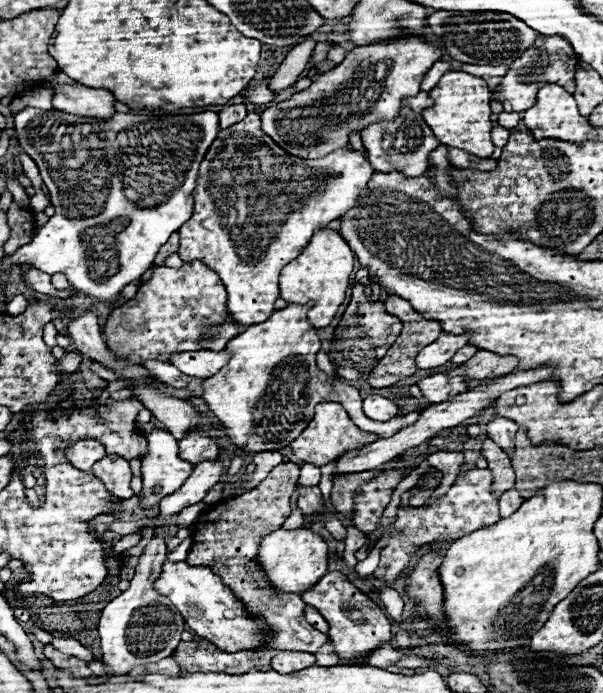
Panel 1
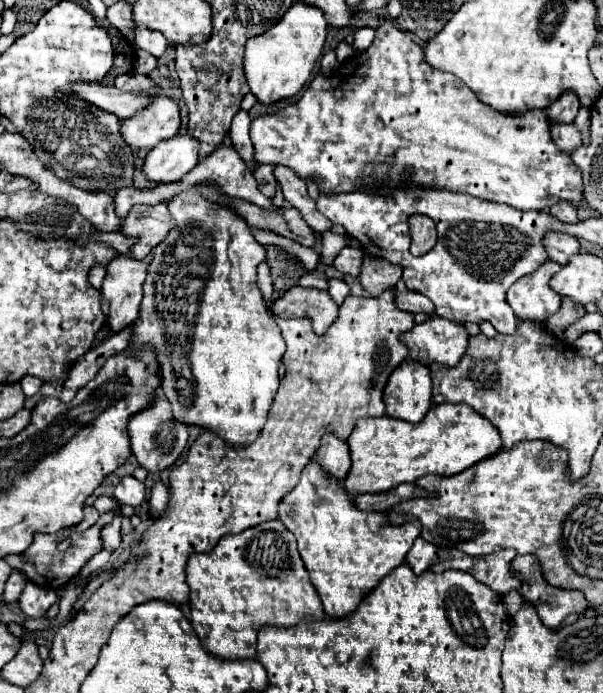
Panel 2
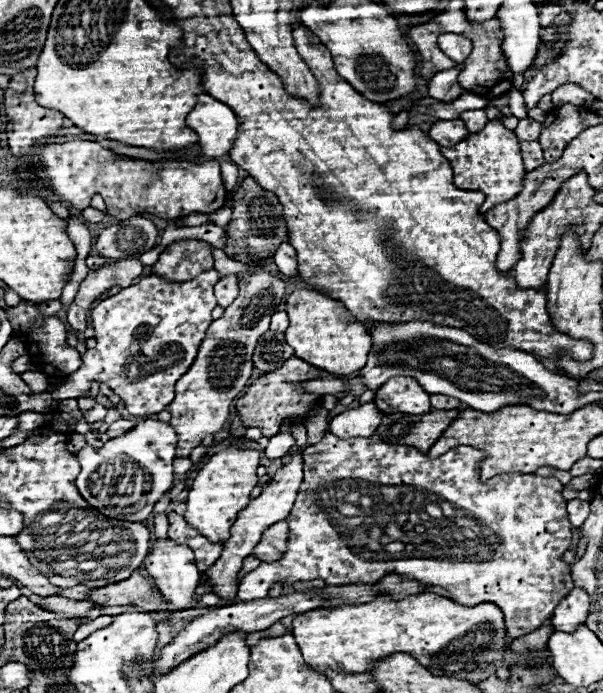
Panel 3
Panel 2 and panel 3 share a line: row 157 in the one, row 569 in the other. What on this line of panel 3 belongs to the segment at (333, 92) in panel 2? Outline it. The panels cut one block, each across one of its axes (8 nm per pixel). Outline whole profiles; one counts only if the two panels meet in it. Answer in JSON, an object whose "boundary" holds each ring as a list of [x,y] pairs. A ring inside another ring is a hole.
{"boundary":[[[326,432],[322,440],[314,446],[304,448],[304,480],[300,486],[300,492],[296,496],[294,508],[288,514],[288,542],[286,552],[276,562],[262,562],[256,570],[248,572],[244,580],[238,586],[238,598],[240,600],[256,600],[266,598],[272,584],[294,584],[294,582],[310,582],[310,580],[322,580],[326,586],[344,586],[344,584],[374,584],[380,578],[388,574],[400,574],[408,576],[410,580],[440,586],[450,592],[450,600],[464,606],[474,606],[480,602],[492,602],[496,604],[506,618],[506,630],[510,638],[524,636],[544,624],[548,616],[552,616],[556,604],[574,588],[570,578],[570,566],[562,562],[562,554],[570,548],[572,542],[572,524],[568,522],[566,514],[566,500],[562,498],[564,484],[560,484],[554,476],[542,478],[532,474],[508,474],[508,476],[494,476],[486,484],[480,482],[480,464],[484,460],[484,450],[478,450],[474,446],[456,446],[442,454],[440,458],[428,458],[424,452],[412,448],[412,446],[400,446],[400,444],[388,444],[380,440],[380,436],[370,438],[354,438],[354,440],[340,440],[338,436],[332,436]]]}

